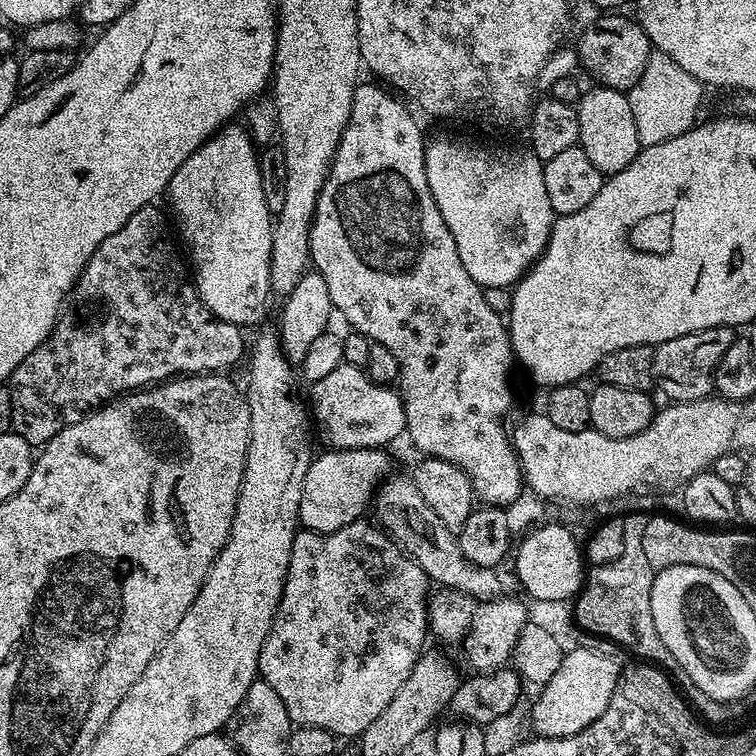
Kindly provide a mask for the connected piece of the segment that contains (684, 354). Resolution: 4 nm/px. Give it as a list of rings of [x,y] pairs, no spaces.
[[[711,328],[698,330],[694,334],[682,334],[682,338],[670,338],[670,342],[655,345],[652,354],[652,383],[672,402],[702,400],[714,392],[714,377],[718,362],[726,350],[738,338],[731,328]]]

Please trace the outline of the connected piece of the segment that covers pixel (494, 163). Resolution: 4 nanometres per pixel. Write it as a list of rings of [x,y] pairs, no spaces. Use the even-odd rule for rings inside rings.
[[[436,136],[427,141],[424,146],[424,161],[426,162],[426,182],[430,186],[430,194],[442,214],[442,222],[454,234],[454,246],[458,250],[458,258],[462,258],[462,266],[466,266],[466,274],[474,278],[481,288],[502,287],[511,289],[523,278],[524,273],[536,263],[536,259],[544,252],[548,244],[548,236],[552,232],[554,213],[550,206],[550,194],[546,194],[546,178],[544,177],[544,161],[530,150],[524,152],[520,148],[487,148],[484,144],[471,144],[468,140],[459,140],[456,136]]]

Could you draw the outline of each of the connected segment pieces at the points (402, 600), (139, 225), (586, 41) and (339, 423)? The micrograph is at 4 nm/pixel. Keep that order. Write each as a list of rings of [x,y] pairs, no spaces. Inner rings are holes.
[[[361,518],[355,520],[350,526],[342,526],[342,530],[334,530],[327,534],[307,530],[297,531],[294,546],[290,550],[290,562],[286,570],[280,605],[268,631],[266,642],[260,651],[259,679],[265,680],[278,693],[278,698],[282,698],[282,706],[286,706],[286,714],[290,714],[293,725],[318,726],[337,738],[359,737],[360,733],[368,729],[370,722],[374,722],[374,718],[378,718],[378,714],[382,714],[382,710],[386,710],[386,706],[390,706],[390,698],[394,698],[394,694],[398,694],[398,686],[402,686],[402,682],[406,682],[406,678],[410,678],[410,670],[414,670],[414,666],[425,651],[424,639],[429,639],[430,636],[428,622],[430,581],[428,575],[424,573],[422,566],[418,566],[418,562],[411,560],[399,548],[395,540],[383,528],[372,522],[367,524],[366,521],[367,519]]]
[[[149,206],[138,210],[138,214],[134,214],[130,218],[130,222],[126,222],[126,226],[122,226],[122,230],[114,230],[114,234],[110,234],[106,238],[106,242],[102,242],[98,246],[98,250],[94,250],[90,262],[86,262],[86,266],[76,282],[74,296],[80,300],[93,300],[94,303],[101,304],[104,307],[104,317],[89,332],[79,332],[72,324],[57,323],[50,335],[33,352],[26,354],[26,358],[22,358],[22,362],[18,362],[18,366],[12,371],[11,378],[8,379],[6,387],[12,403],[12,431],[22,438],[26,438],[28,444],[33,446],[48,444],[62,430],[66,430],[66,426],[74,426],[74,422],[78,422],[83,416],[96,411],[97,408],[103,408],[105,404],[129,390],[139,390],[145,386],[158,384],[185,374],[216,374],[221,370],[228,370],[224,368],[238,363],[239,360],[241,363],[246,352],[246,340],[244,344],[244,336],[240,333],[243,332],[241,325],[220,320],[211,310],[205,308],[203,302],[200,301],[200,295],[196,293],[195,283],[190,279],[190,272],[185,261],[183,264],[179,254],[176,253],[175,243],[177,244],[177,241],[174,239],[173,229],[172,232],[168,229],[167,218],[156,209],[156,206]]]
[[[624,14],[597,15],[600,17],[580,36],[580,60],[597,85],[627,93],[642,78],[654,46],[635,19],[620,15]]]
[[[339,364],[333,373],[313,381],[310,394],[310,410],[332,448],[364,449],[387,447],[399,435],[405,433],[405,406],[396,391],[389,385],[376,384],[365,369],[349,364]]]

